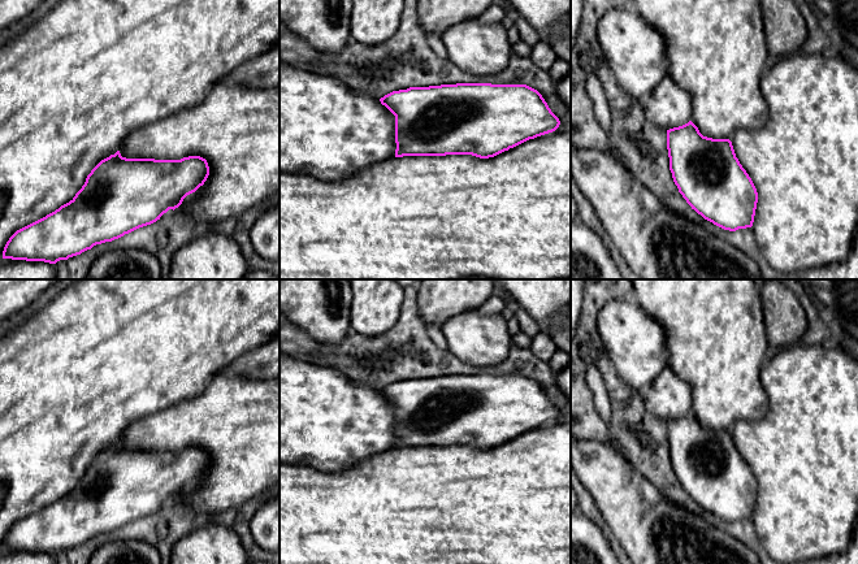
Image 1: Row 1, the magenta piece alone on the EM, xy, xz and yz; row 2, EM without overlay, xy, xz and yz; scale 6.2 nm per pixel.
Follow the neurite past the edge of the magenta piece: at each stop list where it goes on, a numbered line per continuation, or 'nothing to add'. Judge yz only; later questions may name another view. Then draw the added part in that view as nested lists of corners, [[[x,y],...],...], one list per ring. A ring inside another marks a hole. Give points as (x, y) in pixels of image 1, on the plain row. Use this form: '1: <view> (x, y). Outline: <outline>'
1: yz (804, 452). Outline: [[[801,342],[781,348],[760,370],[760,383],[768,396],[766,415],[754,421],[740,420],[731,433],[742,459],[751,469],[758,494],[751,521],[759,543],[771,559],[780,564],[806,564],[837,552],[845,552],[852,542],[854,524],[858,519],[858,360],[841,346],[833,348],[807,346]]]

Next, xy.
1: xy (235, 420). Outline: [[[220,373],[199,396],[135,421],[118,442],[126,450],[181,451],[188,447],[205,450],[209,457],[207,472],[187,486],[174,503],[185,499],[194,511],[205,513],[238,508],[247,500],[280,486],[280,377],[257,379]]]

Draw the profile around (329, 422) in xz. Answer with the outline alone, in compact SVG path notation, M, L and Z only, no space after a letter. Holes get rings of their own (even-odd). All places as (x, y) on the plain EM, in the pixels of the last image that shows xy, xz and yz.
M280 353L280 464L341 472L361 460L395 448L395 407L380 390L355 382L339 370Z

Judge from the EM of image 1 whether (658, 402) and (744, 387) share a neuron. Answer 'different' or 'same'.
different

